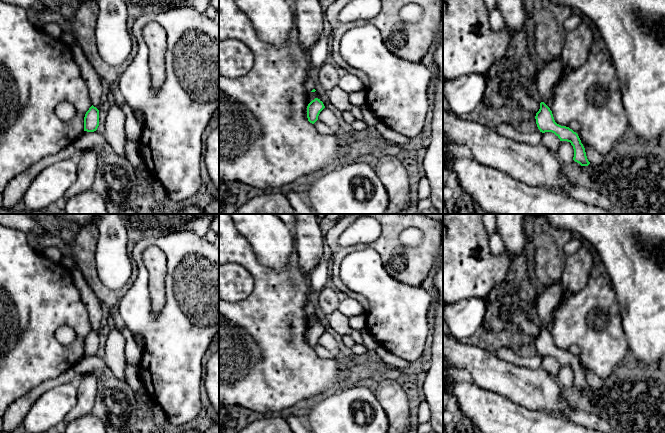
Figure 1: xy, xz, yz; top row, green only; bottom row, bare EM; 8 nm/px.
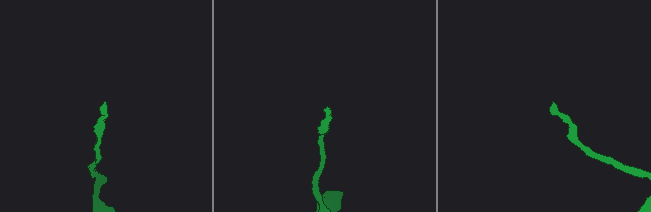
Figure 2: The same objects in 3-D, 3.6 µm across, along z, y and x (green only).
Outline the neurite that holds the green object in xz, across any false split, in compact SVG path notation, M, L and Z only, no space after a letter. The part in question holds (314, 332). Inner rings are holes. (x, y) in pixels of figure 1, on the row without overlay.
M315 322L307 330L307 342L308 345L314 348L318 344L320 336L325 332L323 326Z

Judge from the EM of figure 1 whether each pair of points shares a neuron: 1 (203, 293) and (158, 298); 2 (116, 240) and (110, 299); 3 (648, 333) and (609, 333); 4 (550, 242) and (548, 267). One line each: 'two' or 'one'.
1: two
2: two
3: two
4: one

